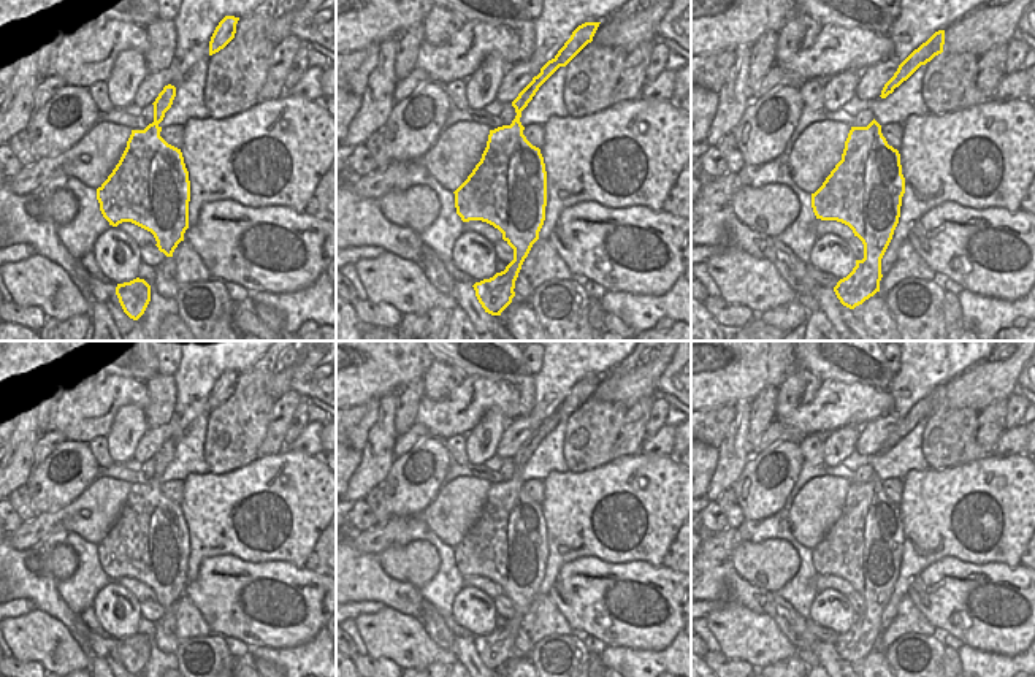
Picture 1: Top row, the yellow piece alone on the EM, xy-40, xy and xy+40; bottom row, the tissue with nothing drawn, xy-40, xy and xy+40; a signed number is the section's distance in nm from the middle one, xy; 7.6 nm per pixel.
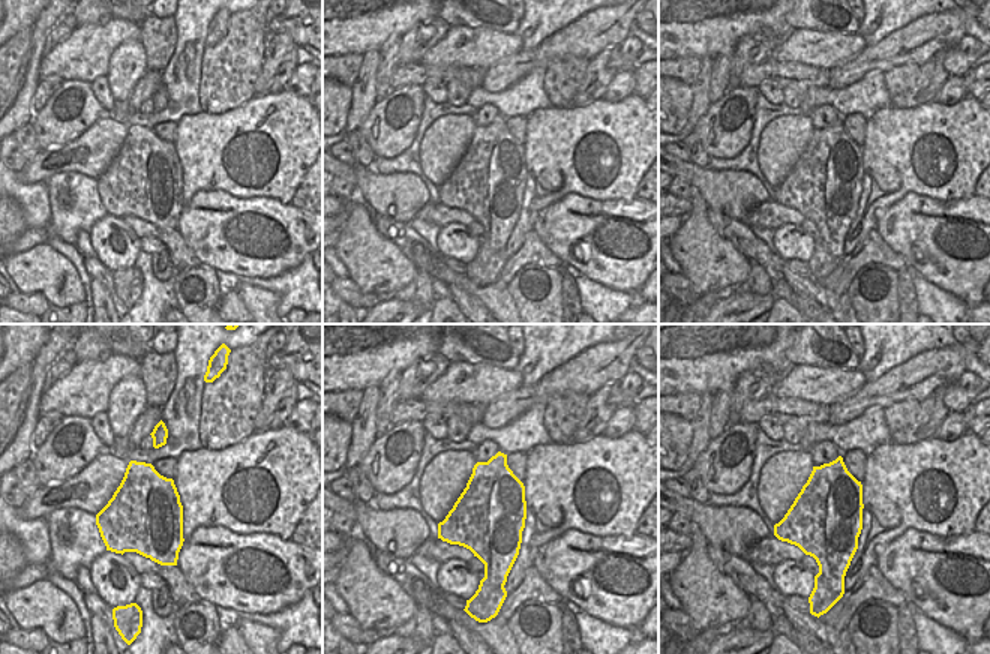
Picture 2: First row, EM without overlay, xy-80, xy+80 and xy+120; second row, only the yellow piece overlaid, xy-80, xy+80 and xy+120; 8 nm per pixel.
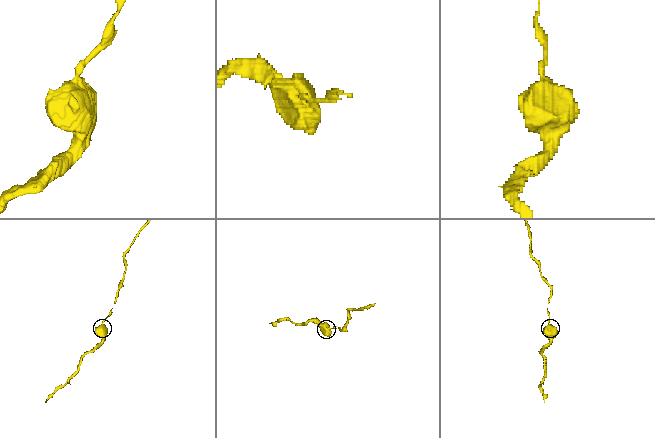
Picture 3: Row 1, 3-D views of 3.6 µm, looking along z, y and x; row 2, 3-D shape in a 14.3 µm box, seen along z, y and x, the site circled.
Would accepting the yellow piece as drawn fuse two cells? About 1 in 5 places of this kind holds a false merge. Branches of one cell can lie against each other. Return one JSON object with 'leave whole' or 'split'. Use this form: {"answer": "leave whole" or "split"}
{"answer": "leave whole"}

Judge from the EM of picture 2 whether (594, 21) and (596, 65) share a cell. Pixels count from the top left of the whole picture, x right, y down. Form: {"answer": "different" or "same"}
{"answer": "different"}

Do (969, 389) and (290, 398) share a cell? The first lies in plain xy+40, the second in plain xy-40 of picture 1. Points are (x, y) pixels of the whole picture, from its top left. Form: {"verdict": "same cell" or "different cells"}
{"verdict": "different cells"}

